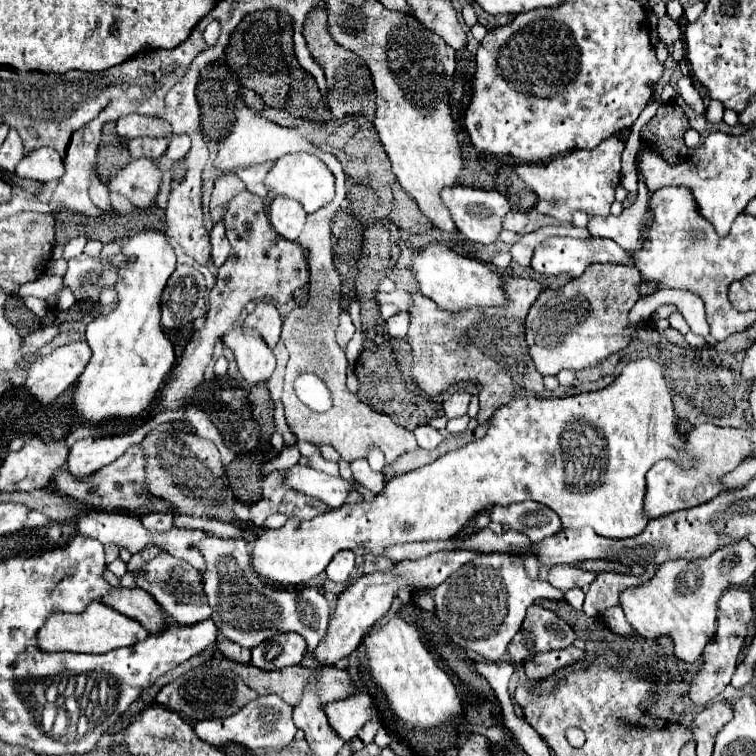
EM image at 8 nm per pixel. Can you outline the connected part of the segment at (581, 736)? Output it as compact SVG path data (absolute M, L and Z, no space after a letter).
M569 728L566 731L566 737L569 743L576 748L581 747L586 740L584 732L579 728Z

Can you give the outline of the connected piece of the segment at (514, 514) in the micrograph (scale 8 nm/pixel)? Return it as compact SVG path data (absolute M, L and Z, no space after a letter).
M537 501L513 503L509 507L493 507L491 521L511 525L511 529L525 533L533 543L541 543L543 539L563 529L557 513Z

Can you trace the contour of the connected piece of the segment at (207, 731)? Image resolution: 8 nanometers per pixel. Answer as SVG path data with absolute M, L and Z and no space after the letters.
M263 695L261 699L255 699L253 703L247 703L243 709L233 713L227 719L213 719L213 721L199 721L195 725L195 731L199 739L205 739L209 745L225 745L225 743L241 743L249 749L285 749L297 733L297 727L293 723L293 707L285 703L279 695Z

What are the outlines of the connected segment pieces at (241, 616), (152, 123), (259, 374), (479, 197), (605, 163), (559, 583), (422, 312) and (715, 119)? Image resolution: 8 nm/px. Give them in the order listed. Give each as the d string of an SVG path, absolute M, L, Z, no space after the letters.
M207 537L201 543L201 553L207 561L205 593L209 607L213 609L213 623L225 639L253 649L267 635L277 631L297 631L307 639L307 649L313 651L325 637L329 625L329 605L317 587L305 587L301 591L283 591L267 585L265 579L253 575L249 567L249 541L245 537Z
M129 113L117 121L117 133L127 141L135 137L167 137L171 135L171 125L161 117Z
M235 325L223 337L223 343L235 353L235 361L243 383L255 385L271 377L275 369L275 355L255 329Z
M453 185L453 187L443 189L441 199L445 207L451 211L457 231L461 231L469 241L475 241L481 245L489 245L497 241L497 235L501 231L501 219L511 209L507 197L501 195L499 191L485 191L485 189L473 189L473 187L463 187L463 185Z
M609 137L601 141L593 151L573 151L543 165L521 163L515 167L515 173L537 193L535 209L543 215L551 215L561 223L569 223L575 211L605 217L609 215L609 207L615 201L615 189L621 179L623 147L625 143L619 137Z
M557 565L547 571L547 581L561 591L569 591L575 585L581 589L589 587L595 579L597 579L597 573L585 571L585 569L573 567L573 565Z
M503 275L501 281L507 297L505 307L473 307L467 311L451 313L437 307L437 303L433 303L431 299L425 299L425 295L413 293L411 323L407 333L407 341L413 351L413 381L427 397L435 397L449 389L449 385L459 381L479 381L479 423L485 423L493 415L493 411L499 405L509 403L509 399L523 393L539 395L545 389L543 375L533 367L525 343L525 315L543 287L539 281L525 277Z
M711 101L709 107L707 107L707 115L705 115L705 117L707 117L711 123L719 123L719 121L723 119L723 111L725 111L725 109L723 109L723 105L721 105L719 101Z

